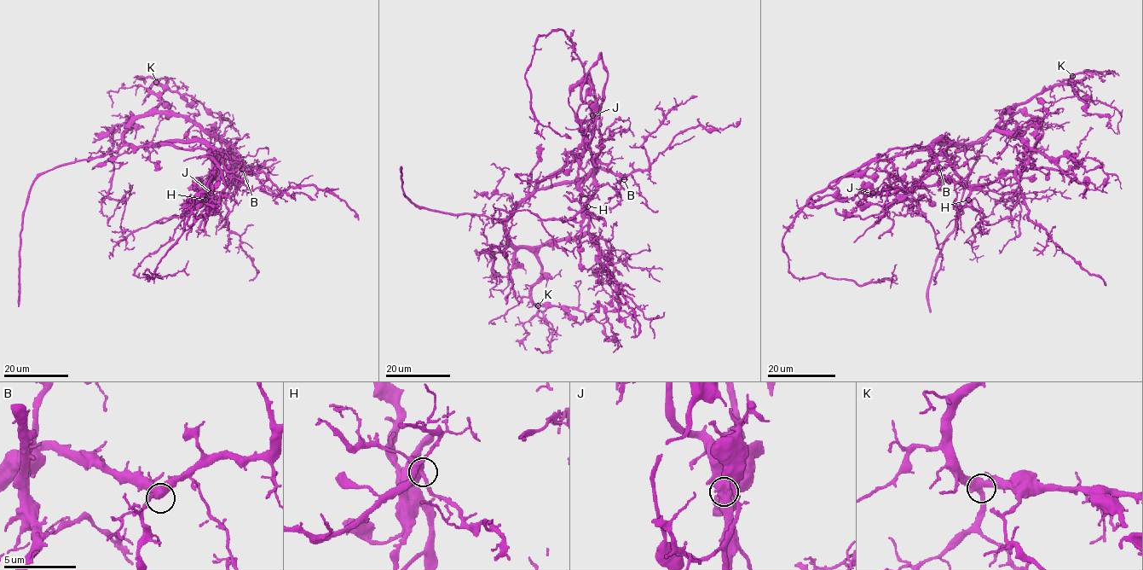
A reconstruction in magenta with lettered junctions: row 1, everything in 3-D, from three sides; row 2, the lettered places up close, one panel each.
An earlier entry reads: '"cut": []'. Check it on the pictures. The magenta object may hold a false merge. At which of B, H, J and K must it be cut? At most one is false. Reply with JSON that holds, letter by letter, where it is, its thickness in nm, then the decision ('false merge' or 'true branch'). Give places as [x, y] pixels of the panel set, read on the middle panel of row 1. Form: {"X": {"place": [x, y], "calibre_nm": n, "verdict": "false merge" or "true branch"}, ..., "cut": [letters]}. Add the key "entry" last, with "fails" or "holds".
{"B": {"place": [624, 179], "calibre_nm": 440, "verdict": "true branch"}, "H": {"place": [587, 206], "calibre_nm": 380, "verdict": "true branch"}, "J": {"place": [592, 115], "calibre_nm": 650, "verdict": "true branch"}, "K": {"place": [538, 305], "calibre_nm": 480, "verdict": "true branch"}, "cut": [], "entry": "holds"}

